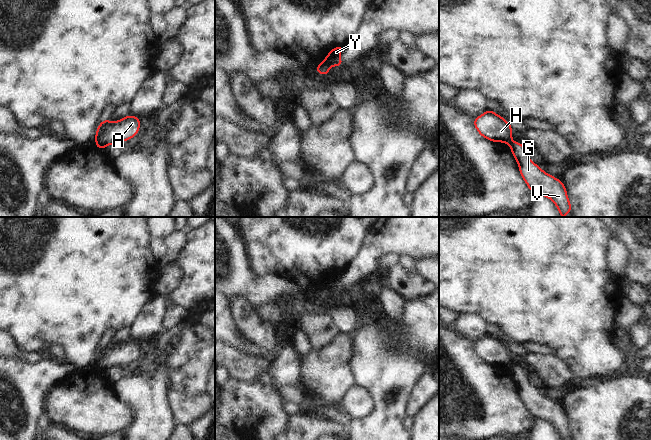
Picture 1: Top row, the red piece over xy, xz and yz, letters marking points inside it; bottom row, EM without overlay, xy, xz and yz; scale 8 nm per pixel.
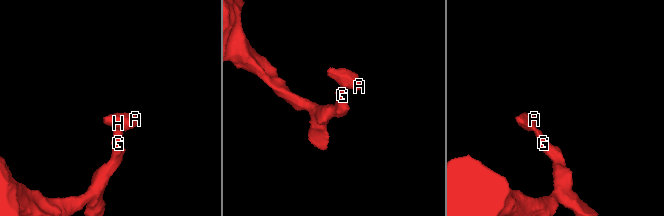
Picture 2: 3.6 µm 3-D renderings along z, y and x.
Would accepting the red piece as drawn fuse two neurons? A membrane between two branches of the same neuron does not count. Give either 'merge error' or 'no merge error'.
merge error

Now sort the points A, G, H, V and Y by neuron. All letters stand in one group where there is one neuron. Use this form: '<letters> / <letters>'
A H Y / G V

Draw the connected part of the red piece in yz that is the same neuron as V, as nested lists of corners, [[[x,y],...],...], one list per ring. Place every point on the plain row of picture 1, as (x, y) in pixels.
[[[512,365],[509,369],[518,387],[520,398],[532,417],[548,421],[556,429],[561,440],[569,438],[571,428],[565,409],[533,387],[528,381],[528,375],[521,367]]]

